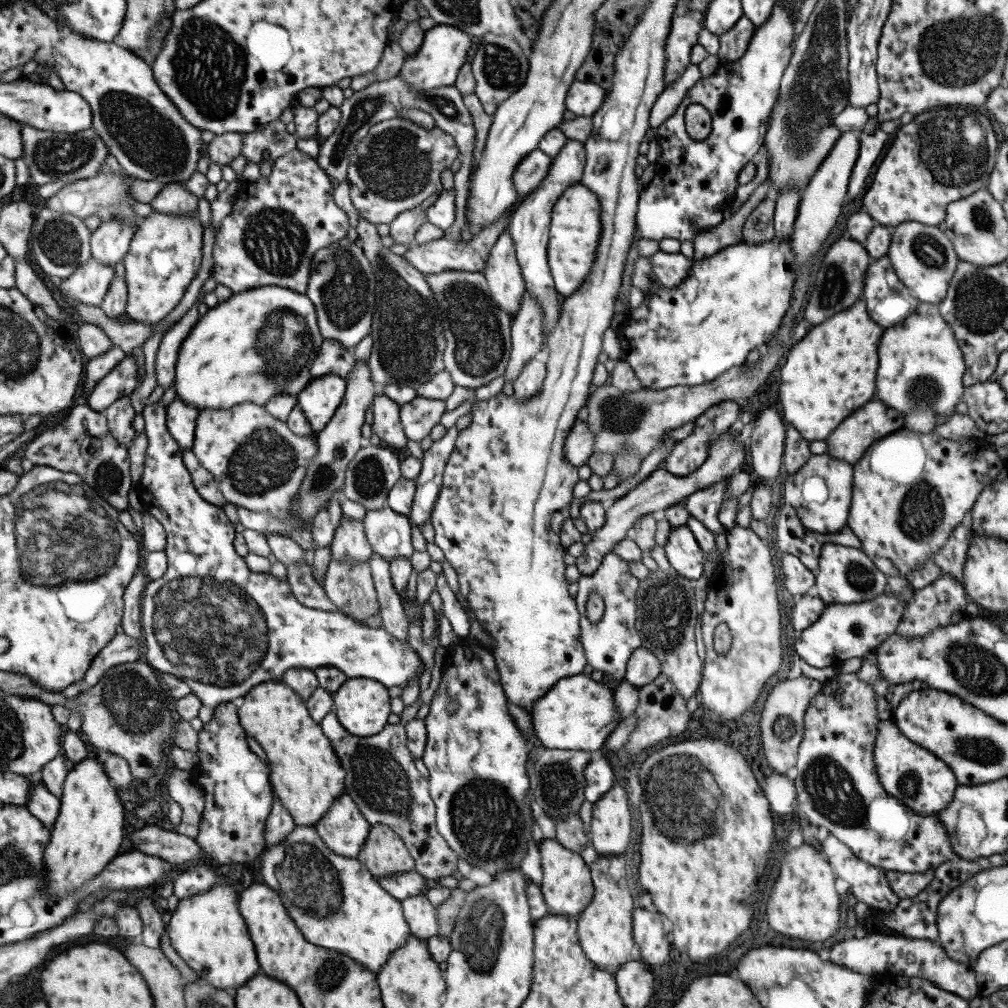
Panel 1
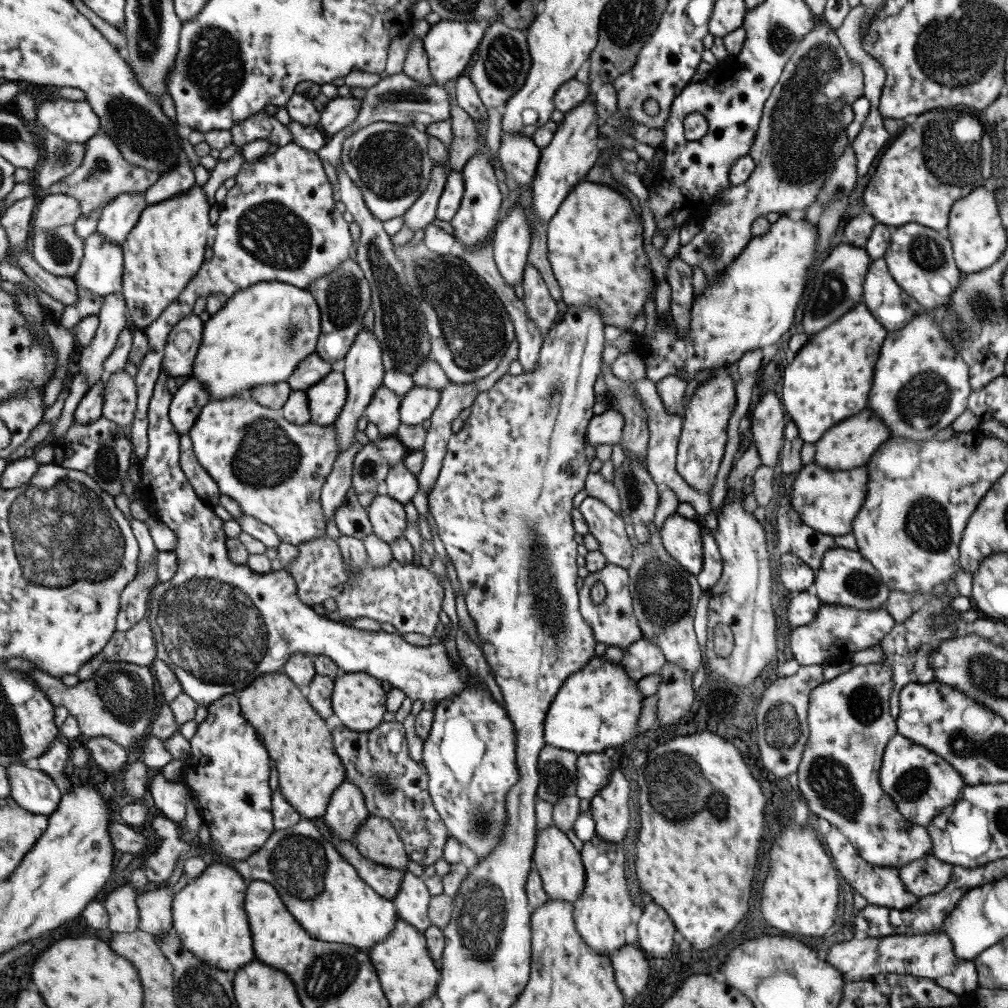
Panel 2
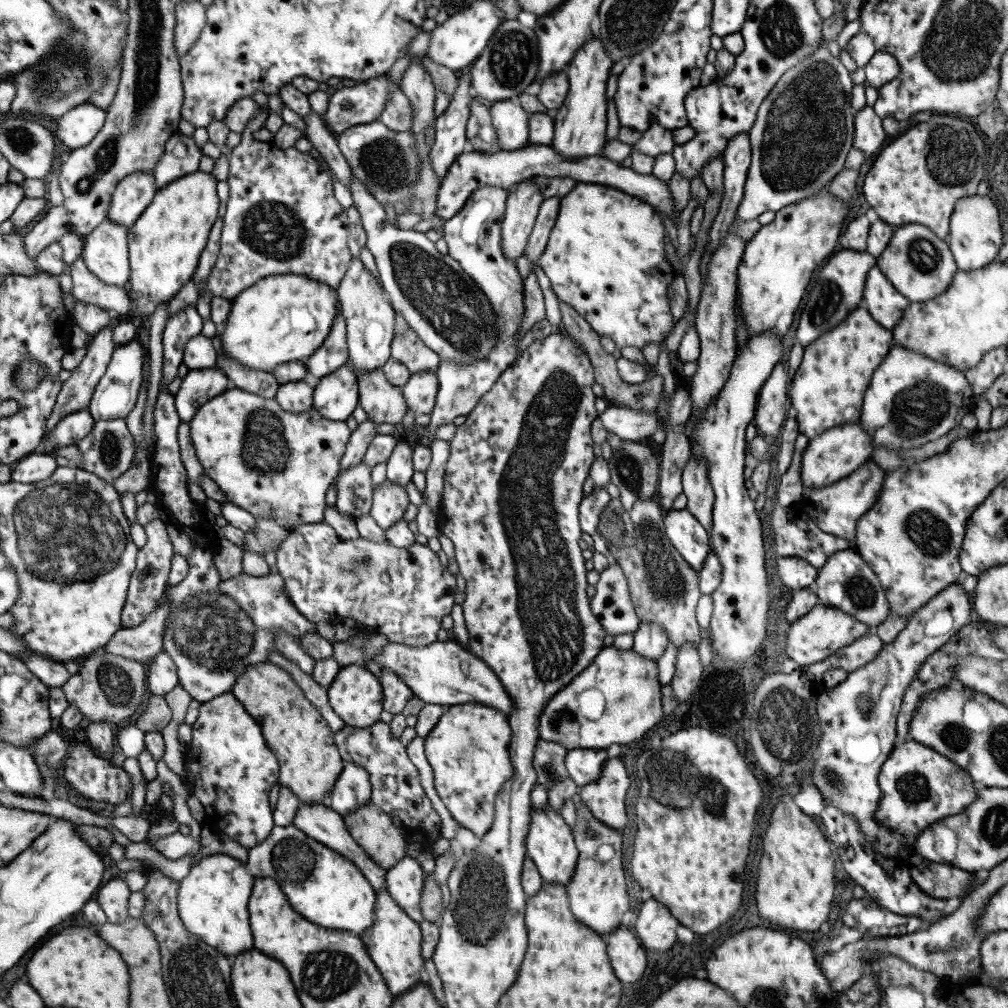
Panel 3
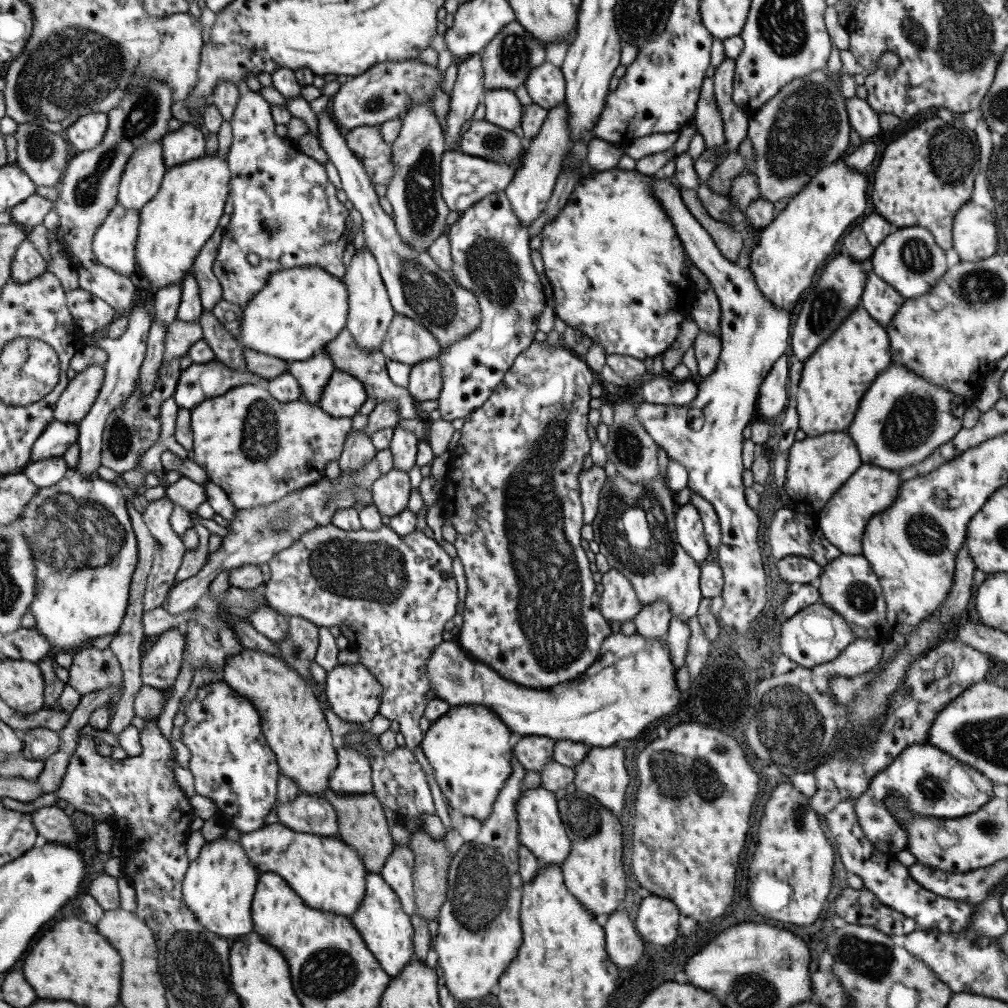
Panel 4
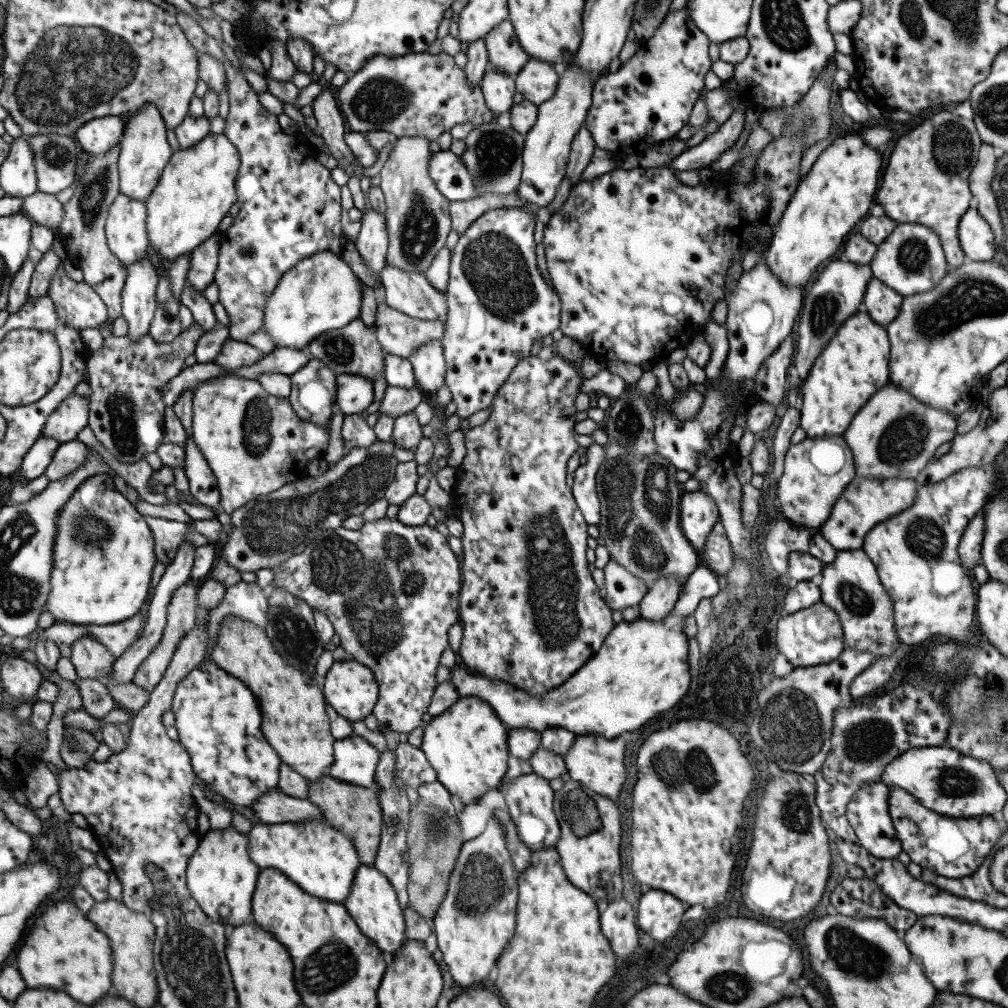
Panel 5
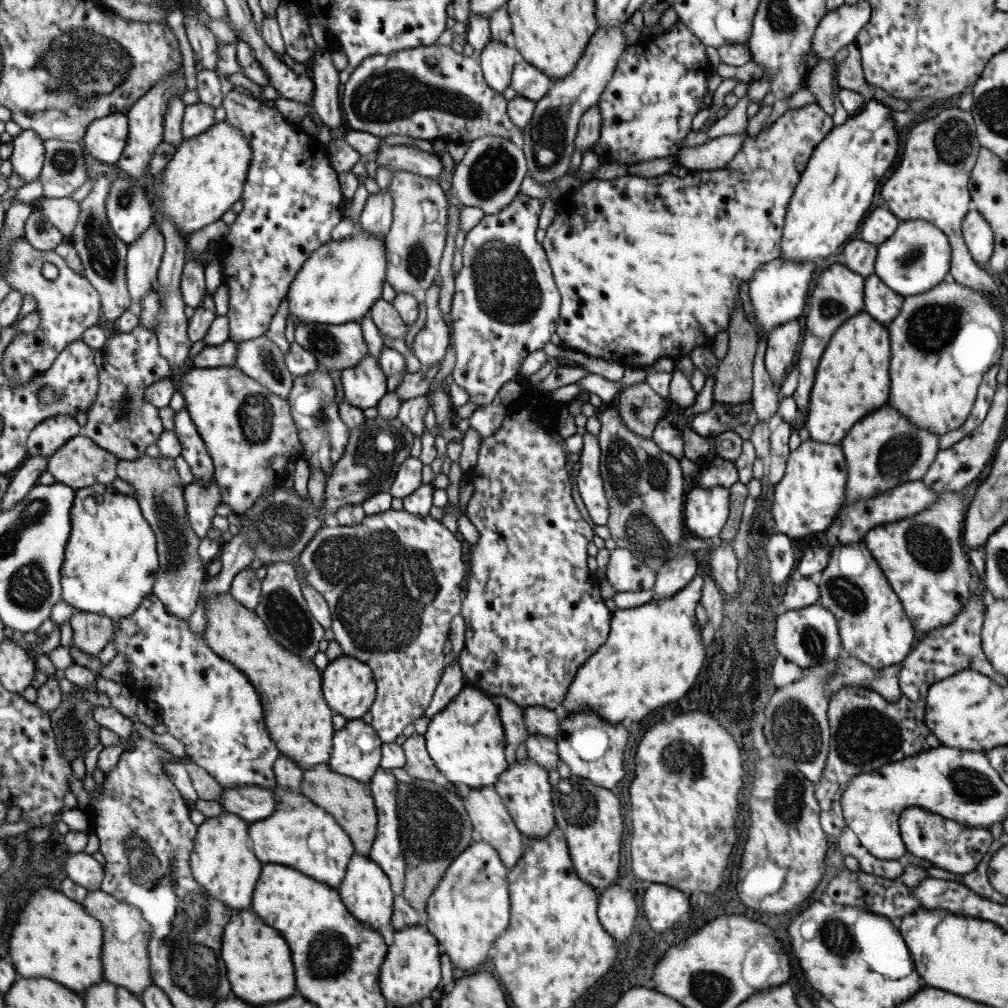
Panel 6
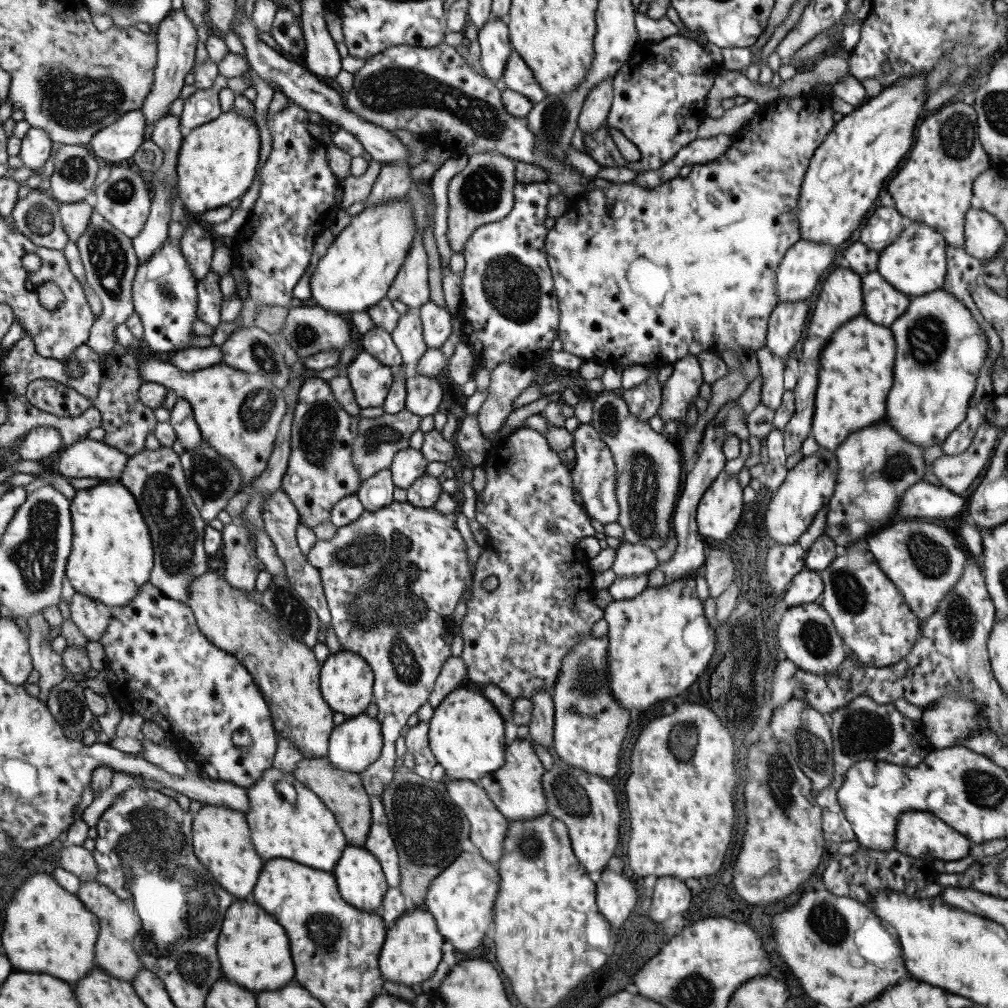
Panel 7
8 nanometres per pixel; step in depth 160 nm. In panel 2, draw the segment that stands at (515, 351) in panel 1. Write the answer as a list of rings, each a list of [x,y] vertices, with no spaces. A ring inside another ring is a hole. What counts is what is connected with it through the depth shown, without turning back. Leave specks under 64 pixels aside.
[[[526,261],[522,272],[522,303],[525,307],[528,319],[536,324],[536,327],[545,334],[554,324],[557,314],[557,303],[548,293],[540,272]]]

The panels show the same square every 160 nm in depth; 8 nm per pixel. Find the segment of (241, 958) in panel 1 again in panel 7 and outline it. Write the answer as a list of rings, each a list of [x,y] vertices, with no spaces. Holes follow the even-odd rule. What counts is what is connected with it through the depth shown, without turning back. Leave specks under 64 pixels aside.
[[[203,805],[192,814],[192,849],[203,867],[207,867],[216,886],[225,888],[233,898],[245,898],[263,866],[251,846],[250,832],[242,812],[222,806]]]

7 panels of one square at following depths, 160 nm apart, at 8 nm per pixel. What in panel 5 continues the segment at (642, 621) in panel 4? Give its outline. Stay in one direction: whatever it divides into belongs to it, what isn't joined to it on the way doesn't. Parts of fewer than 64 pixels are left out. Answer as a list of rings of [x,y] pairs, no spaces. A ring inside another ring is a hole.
[[[669,576],[657,578],[638,602],[639,617],[655,622],[665,618],[677,601],[679,589],[677,580],[670,579]]]

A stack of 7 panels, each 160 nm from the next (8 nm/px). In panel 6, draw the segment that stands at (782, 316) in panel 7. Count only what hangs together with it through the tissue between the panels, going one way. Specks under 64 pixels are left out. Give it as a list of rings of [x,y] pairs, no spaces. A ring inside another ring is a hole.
[[[797,319],[777,325],[766,334],[766,349],[763,368],[772,376],[776,385],[785,379],[787,366],[793,360],[795,346],[799,342],[799,324]]]

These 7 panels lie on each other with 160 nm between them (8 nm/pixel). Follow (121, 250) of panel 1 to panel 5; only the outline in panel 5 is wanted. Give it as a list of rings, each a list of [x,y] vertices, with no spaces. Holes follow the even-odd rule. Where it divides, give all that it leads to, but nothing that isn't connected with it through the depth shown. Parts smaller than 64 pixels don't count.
[[[152,103],[145,104],[133,118],[129,118],[122,138],[118,142],[119,156],[117,160],[118,192],[130,199],[144,202],[153,190],[165,164],[173,152],[166,141],[166,127]]]

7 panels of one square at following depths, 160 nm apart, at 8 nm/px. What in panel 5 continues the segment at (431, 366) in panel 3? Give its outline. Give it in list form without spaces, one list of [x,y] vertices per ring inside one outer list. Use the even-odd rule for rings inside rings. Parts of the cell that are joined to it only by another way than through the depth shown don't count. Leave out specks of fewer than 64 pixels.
[[[379,299],[374,316],[374,335],[382,350],[401,358],[408,358],[415,347],[442,337],[441,319],[419,320],[393,310]]]

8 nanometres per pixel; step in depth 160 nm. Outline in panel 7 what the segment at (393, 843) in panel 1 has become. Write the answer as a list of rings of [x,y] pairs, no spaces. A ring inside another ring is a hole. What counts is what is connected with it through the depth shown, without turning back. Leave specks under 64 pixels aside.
[[[302,757],[296,762],[291,773],[302,785],[314,792],[333,813],[347,844],[359,848],[363,847],[371,822],[370,798],[364,791],[358,773],[339,770],[326,757]]]

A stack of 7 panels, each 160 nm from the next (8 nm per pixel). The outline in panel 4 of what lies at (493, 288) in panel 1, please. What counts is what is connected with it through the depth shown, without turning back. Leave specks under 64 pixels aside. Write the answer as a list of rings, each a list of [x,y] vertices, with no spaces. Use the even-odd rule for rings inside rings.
[[[561,102],[557,107],[548,110],[548,118],[544,120],[539,128],[539,136],[525,142],[525,156],[521,168],[514,173],[510,183],[504,188],[504,195],[511,205],[515,218],[519,220],[521,226],[527,228],[534,222],[543,209],[546,208],[547,199],[551,196],[559,169],[561,169],[561,159],[565,157],[571,142],[569,130],[567,130],[567,107],[565,102]]]

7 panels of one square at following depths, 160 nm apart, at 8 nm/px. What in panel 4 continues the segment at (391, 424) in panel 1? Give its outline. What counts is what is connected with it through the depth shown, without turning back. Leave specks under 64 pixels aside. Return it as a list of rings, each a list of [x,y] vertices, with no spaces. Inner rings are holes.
[[[343,327],[337,336],[330,340],[324,347],[324,352],[328,354],[328,357],[333,363],[333,367],[337,371],[348,373],[353,378],[356,378],[365,389],[366,398],[372,398],[377,403],[384,402],[384,400],[394,400],[397,403],[397,412],[400,418],[403,420],[411,420],[411,418],[416,418],[415,410],[418,407],[415,400],[408,393],[406,388],[397,386],[391,382],[391,379],[387,375],[386,370],[386,358],[381,354],[381,351],[364,351],[361,350],[356,342],[353,340],[351,333]]]

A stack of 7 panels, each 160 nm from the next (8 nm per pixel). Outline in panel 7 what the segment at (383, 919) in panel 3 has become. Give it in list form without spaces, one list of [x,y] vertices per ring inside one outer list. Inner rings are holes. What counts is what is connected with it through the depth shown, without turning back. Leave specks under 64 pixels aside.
[[[347,845],[332,868],[340,897],[351,906],[378,912],[388,889],[377,859],[363,847]]]

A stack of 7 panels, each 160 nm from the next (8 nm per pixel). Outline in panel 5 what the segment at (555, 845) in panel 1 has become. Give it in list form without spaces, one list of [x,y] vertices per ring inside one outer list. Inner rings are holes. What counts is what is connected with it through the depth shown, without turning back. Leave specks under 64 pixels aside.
[[[531,772],[521,774],[509,782],[503,783],[498,787],[503,795],[504,802],[508,808],[510,819],[516,828],[519,840],[531,851],[541,850],[547,847],[554,847],[556,840],[559,838],[560,828],[553,812],[552,801],[554,800],[554,791],[549,787],[549,781],[541,778],[539,775]]]

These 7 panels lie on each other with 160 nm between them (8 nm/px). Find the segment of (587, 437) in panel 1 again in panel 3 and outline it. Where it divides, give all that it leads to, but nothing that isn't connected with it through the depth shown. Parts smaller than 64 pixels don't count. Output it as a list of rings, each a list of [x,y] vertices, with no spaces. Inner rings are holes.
[[[616,405],[607,406],[606,409],[598,415],[605,433],[615,433],[620,439],[634,441],[649,441],[649,437],[660,426],[660,418],[655,411],[640,411],[620,407]]]

